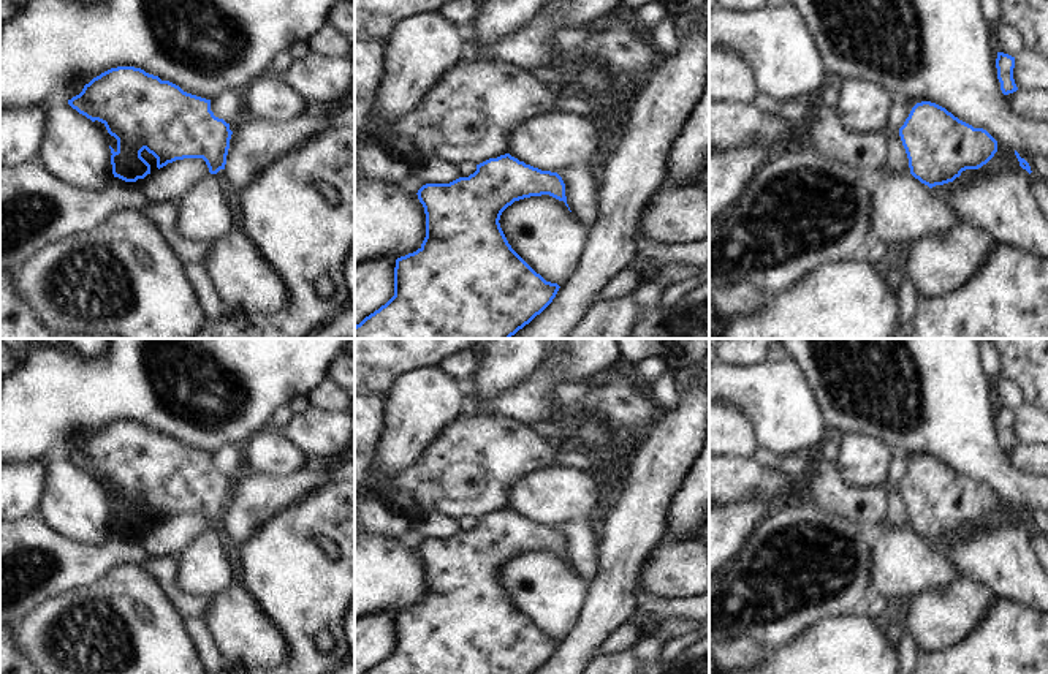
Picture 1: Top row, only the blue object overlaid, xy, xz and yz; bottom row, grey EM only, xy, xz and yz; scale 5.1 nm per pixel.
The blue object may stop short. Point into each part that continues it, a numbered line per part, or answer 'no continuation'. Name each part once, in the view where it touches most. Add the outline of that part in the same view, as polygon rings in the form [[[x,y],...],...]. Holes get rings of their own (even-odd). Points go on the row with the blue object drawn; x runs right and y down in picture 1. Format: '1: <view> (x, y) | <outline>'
no continuation

